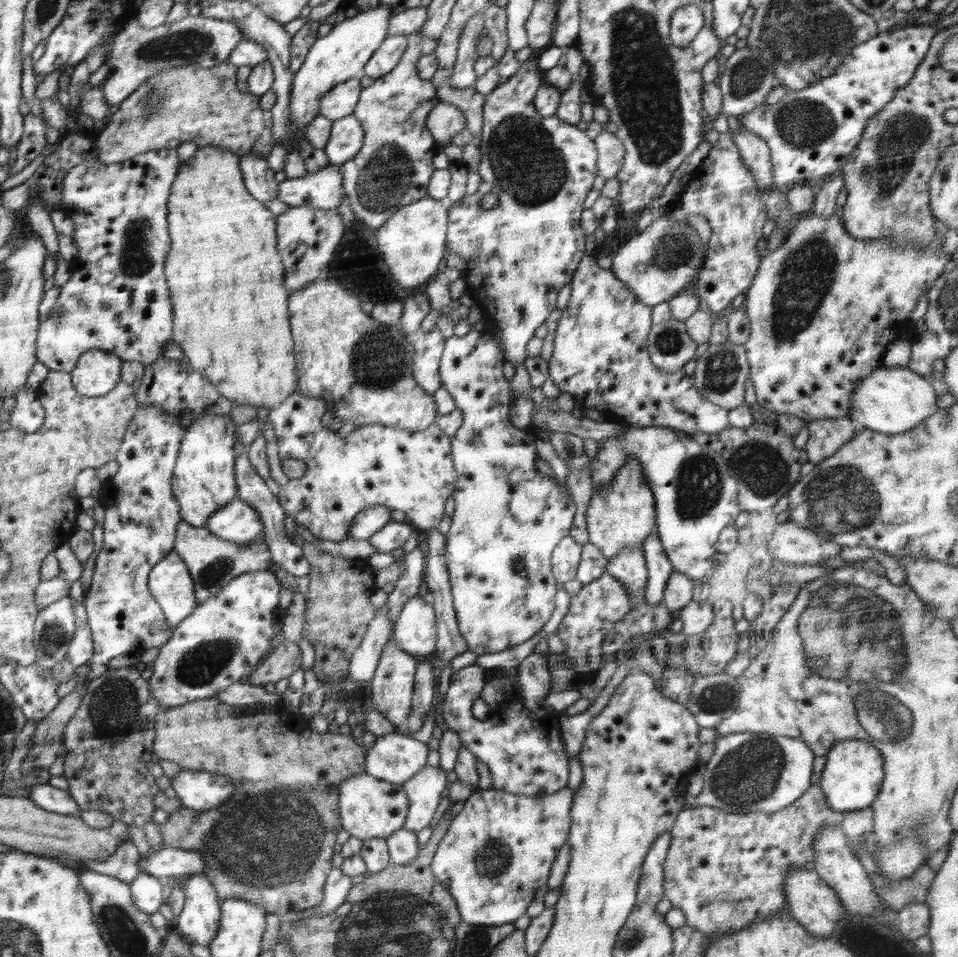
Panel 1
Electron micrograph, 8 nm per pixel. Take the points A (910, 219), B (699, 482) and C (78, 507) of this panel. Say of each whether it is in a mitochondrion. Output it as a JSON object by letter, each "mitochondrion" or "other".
{"A":"other","B":"mitochondrion","C":"other"}

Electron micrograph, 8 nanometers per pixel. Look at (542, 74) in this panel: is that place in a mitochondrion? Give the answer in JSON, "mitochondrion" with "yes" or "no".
{"mitochondrion":"no"}

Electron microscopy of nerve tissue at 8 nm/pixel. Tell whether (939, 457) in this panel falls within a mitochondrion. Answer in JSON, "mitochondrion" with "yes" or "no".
{"mitochondrion":"no"}

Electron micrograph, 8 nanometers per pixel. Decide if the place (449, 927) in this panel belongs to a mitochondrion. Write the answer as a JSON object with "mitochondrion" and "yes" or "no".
{"mitochondrion":"yes"}

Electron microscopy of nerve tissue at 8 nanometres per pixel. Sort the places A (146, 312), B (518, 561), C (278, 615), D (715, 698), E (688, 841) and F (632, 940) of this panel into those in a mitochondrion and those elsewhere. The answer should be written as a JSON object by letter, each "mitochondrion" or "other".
{"A":"other","B":"mitochondrion","C":"other","D":"mitochondrion","E":"other","F":"mitochondrion"}

